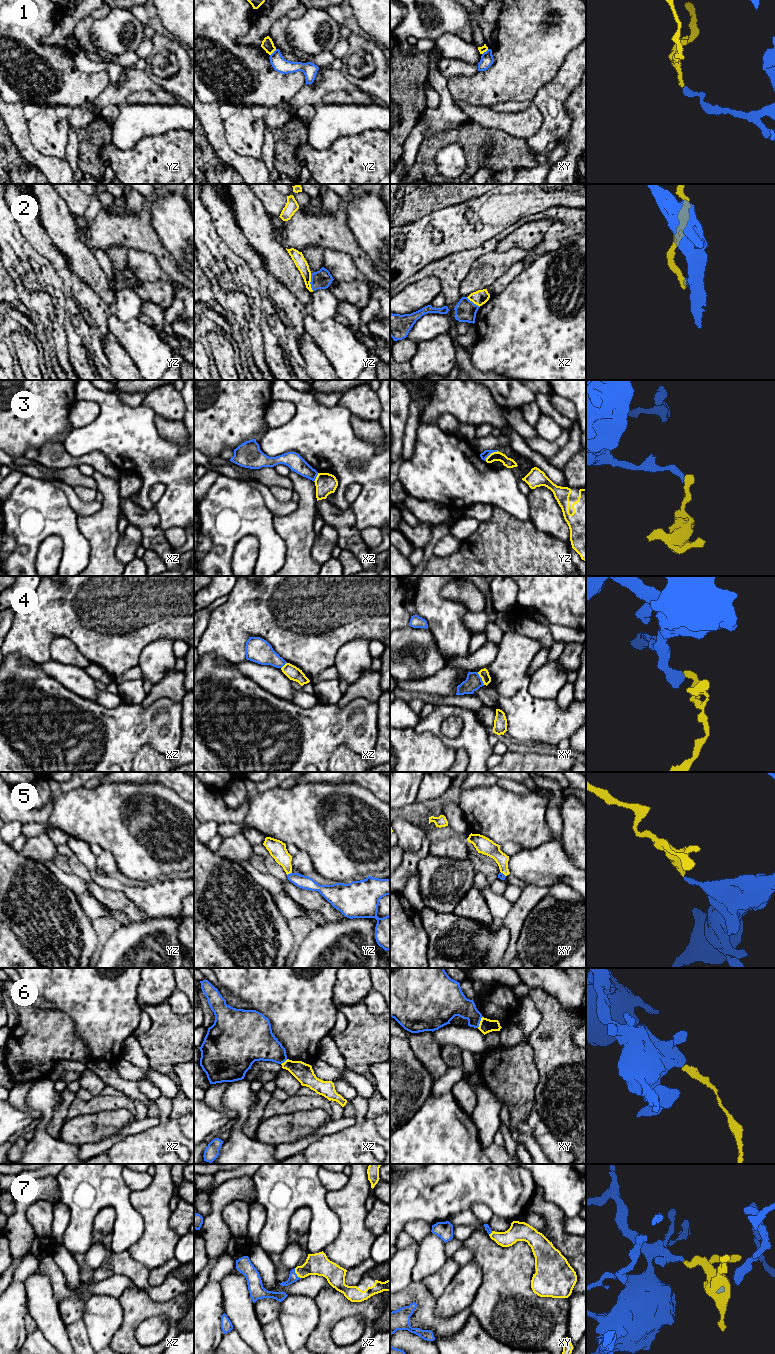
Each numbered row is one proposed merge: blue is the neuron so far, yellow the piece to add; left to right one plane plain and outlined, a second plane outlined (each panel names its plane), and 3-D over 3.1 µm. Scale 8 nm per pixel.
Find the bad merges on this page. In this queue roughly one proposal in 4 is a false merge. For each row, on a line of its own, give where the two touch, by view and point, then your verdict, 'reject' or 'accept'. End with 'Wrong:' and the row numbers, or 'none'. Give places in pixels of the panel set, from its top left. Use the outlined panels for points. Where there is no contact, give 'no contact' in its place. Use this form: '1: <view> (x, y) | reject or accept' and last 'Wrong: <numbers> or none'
1: yz (273, 52) | reject
2: yz (310, 282) | reject
3: yz (490, 453) | reject
4: xy (481, 678) | reject
5: yz (290, 873) | accept
6: xy (479, 1022) | reject
7: xz (295, 1273) | accept
Wrong: 1, 2, 3, 4, 6

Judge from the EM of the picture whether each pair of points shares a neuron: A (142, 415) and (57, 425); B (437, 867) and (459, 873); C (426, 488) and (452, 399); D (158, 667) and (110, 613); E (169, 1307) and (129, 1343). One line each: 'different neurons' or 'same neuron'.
A: different neurons
B: same neuron
C: different neurons
D: different neurons
E: same neuron

